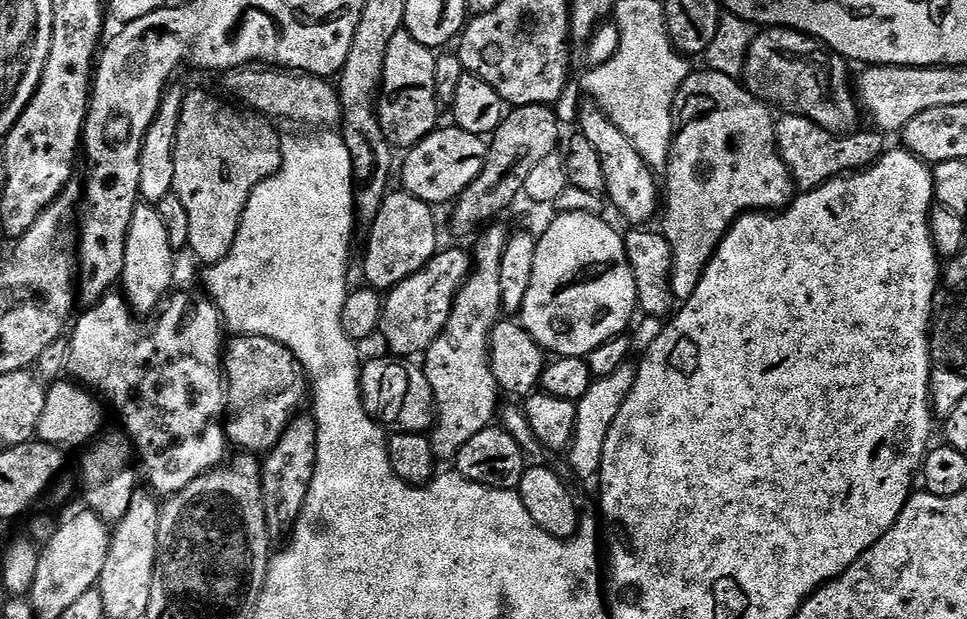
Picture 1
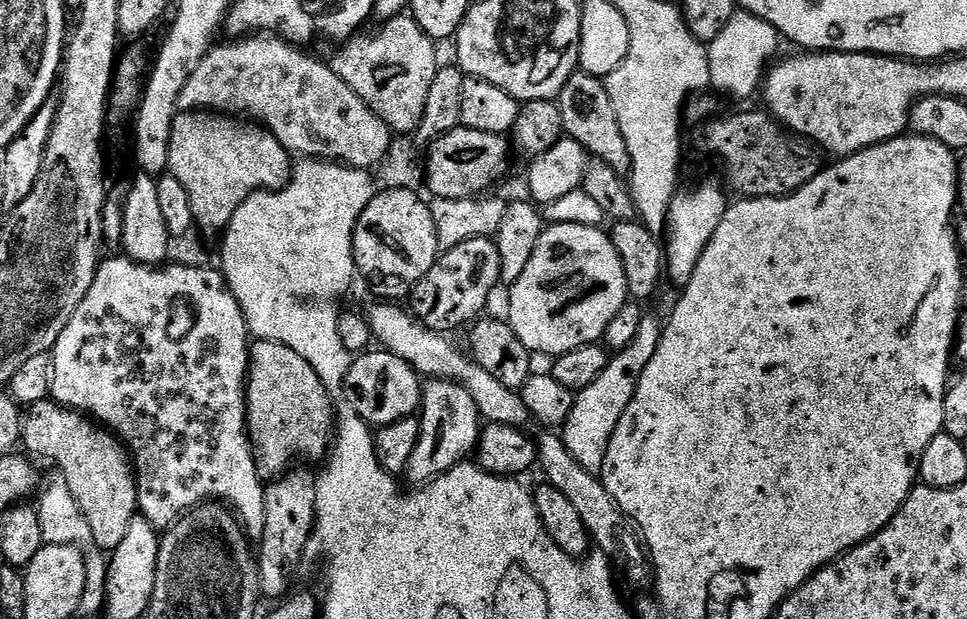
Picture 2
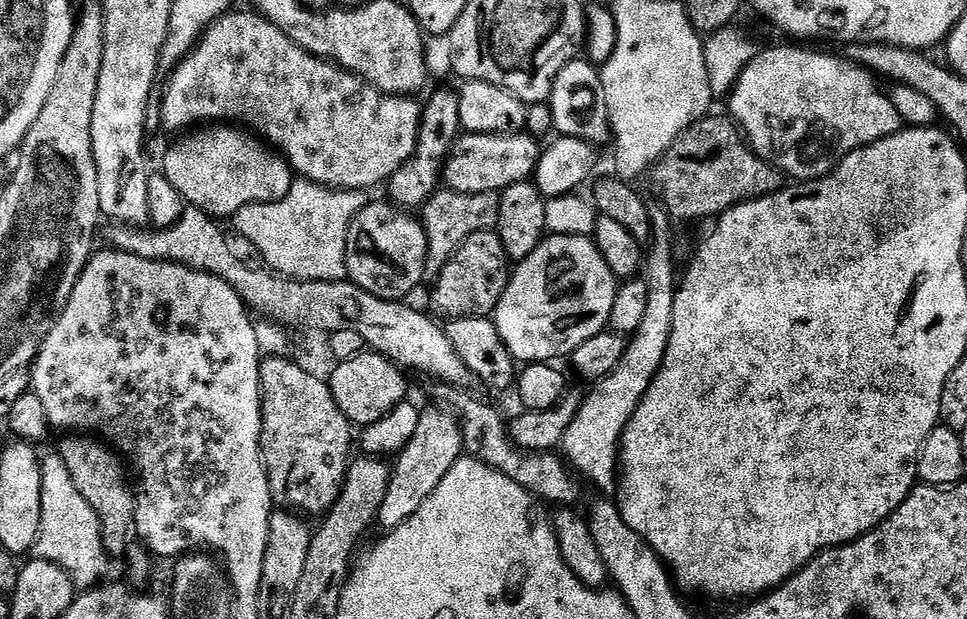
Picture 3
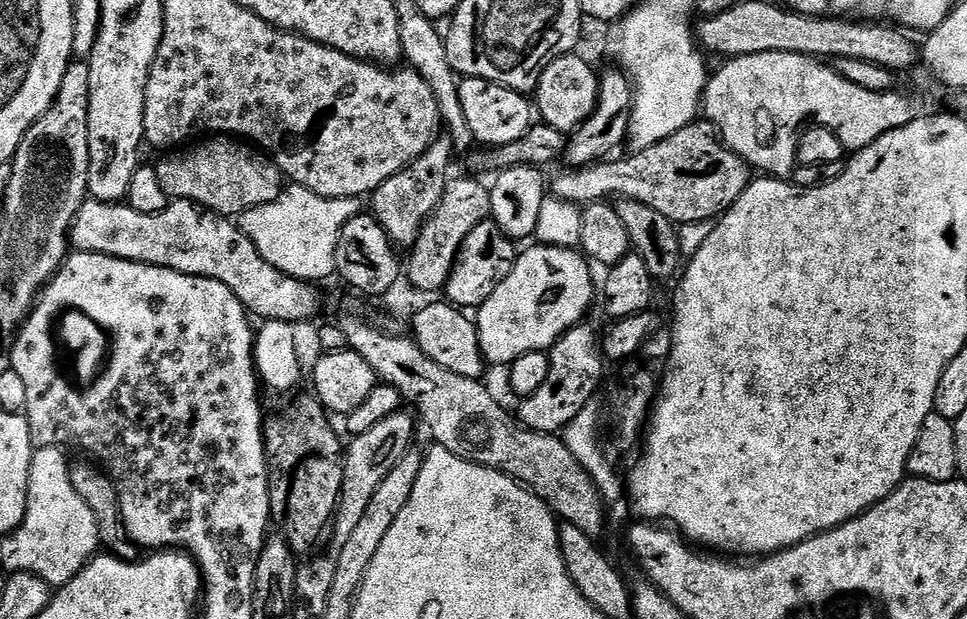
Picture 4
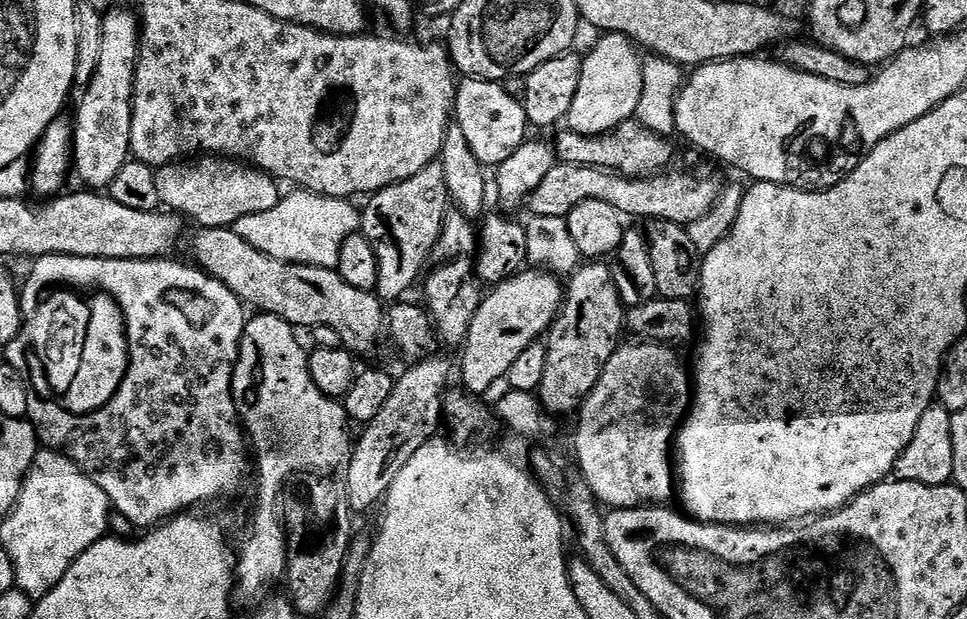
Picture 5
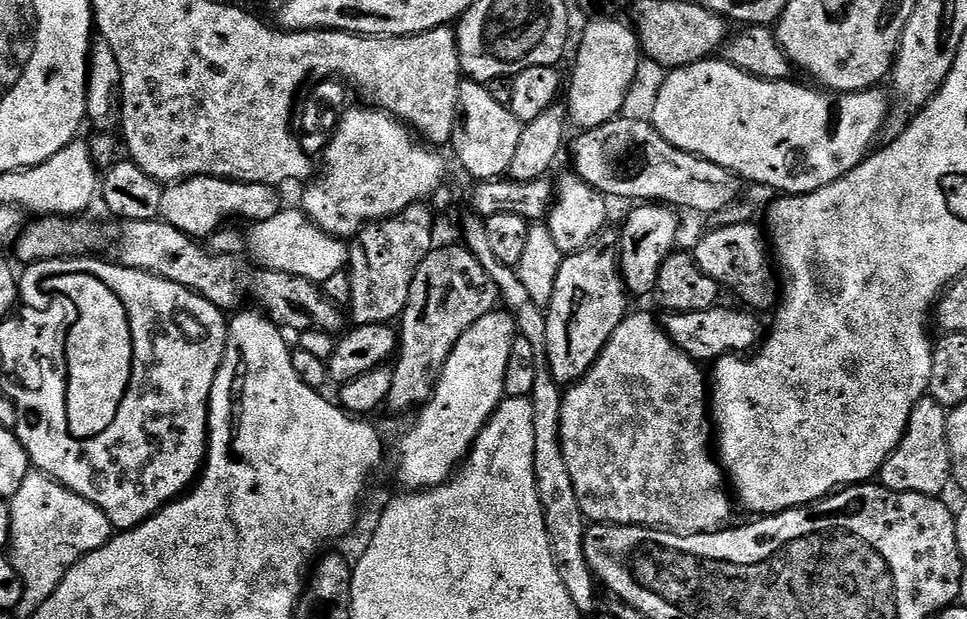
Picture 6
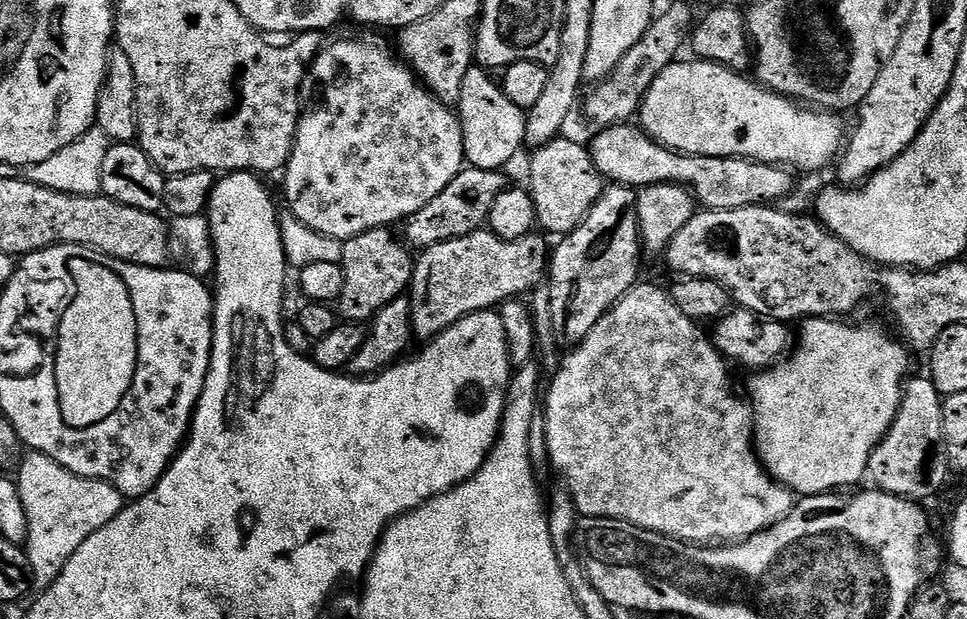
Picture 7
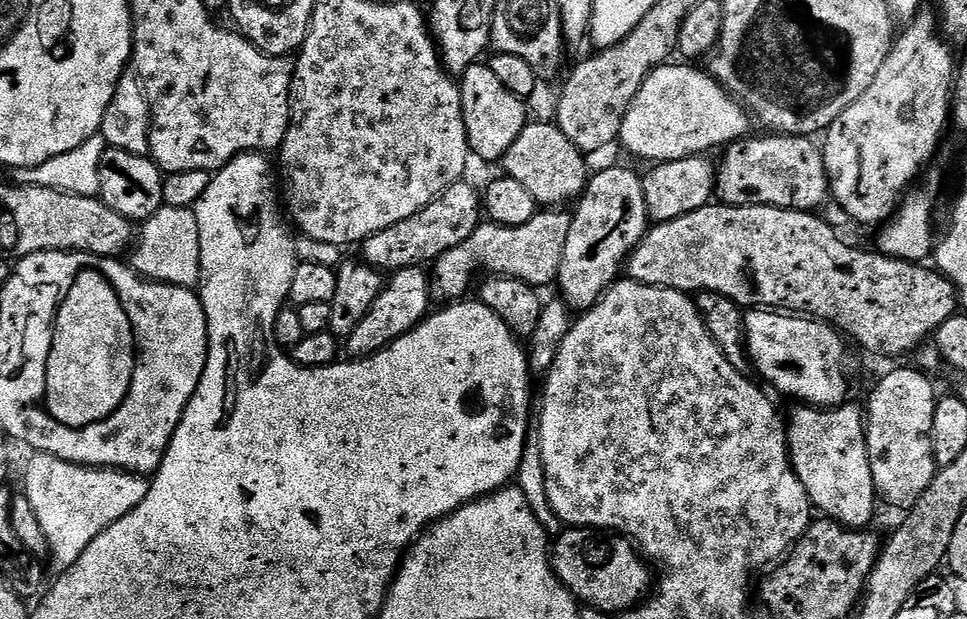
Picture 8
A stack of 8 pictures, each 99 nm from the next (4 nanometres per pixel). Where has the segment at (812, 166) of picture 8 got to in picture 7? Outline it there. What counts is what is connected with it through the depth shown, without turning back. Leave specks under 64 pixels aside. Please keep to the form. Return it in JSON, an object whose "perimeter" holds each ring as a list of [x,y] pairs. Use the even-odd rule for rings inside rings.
{"perimeter":[[[632,122],[601,128],[595,134],[590,143],[592,161],[605,181],[637,190],[655,184],[683,184],[694,193],[699,207],[710,212],[772,206],[794,185],[789,169],[779,164],[743,160],[737,156],[691,156],[673,152]]]}

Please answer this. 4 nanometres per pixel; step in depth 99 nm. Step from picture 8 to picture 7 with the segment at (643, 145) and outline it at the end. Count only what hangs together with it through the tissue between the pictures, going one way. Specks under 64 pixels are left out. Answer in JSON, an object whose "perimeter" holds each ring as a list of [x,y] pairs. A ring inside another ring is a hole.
{"perimeter":[[[699,58],[691,59],[681,59],[666,66],[666,70],[654,78],[650,90],[644,95],[638,124],[659,144],[664,144],[673,152],[685,152],[691,156],[737,156],[743,160],[779,164],[789,170],[797,168],[796,172],[800,174],[829,167],[841,155],[846,143],[846,128],[844,132],[843,122],[836,117],[839,115],[781,96],[755,79],[730,68],[723,68],[721,64],[711,64],[709,60]]]}

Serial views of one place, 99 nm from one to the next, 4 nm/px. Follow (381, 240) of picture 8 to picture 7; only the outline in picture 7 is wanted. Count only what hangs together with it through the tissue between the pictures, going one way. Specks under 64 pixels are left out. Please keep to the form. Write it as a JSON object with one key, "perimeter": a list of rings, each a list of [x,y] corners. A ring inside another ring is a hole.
{"perimeter":[[[465,167],[464,171],[458,173],[454,182],[438,194],[422,210],[418,210],[414,215],[408,217],[403,225],[402,236],[413,249],[423,250],[441,244],[454,238],[462,238],[471,232],[481,231],[488,223],[488,215],[494,206],[494,198],[502,194],[504,189],[509,187],[510,180],[504,177],[503,171],[491,172],[481,168]]]}

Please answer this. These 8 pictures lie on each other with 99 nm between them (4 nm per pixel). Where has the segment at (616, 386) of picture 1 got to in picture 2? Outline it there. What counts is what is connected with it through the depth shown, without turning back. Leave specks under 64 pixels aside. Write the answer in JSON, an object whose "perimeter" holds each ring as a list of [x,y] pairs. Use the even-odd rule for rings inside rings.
{"perimeter":[[[652,314],[645,315],[644,321],[638,326],[638,334],[634,334],[634,339],[630,341],[630,346],[615,353],[609,359],[606,370],[602,370],[602,374],[598,374],[598,378],[594,378],[590,386],[575,393],[576,401],[570,410],[568,421],[562,426],[562,435],[566,450],[590,473],[599,475],[606,450],[610,446],[610,438],[622,414],[626,414],[626,406],[630,406],[638,390],[642,370],[646,370],[646,362],[650,362],[650,358],[654,358],[654,350],[658,350],[661,331],[662,324]]]}

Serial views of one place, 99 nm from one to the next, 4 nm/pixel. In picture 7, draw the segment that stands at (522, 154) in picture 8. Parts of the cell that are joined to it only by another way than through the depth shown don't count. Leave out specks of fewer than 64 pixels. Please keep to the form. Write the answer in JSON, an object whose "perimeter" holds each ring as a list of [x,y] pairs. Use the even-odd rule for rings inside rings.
{"perimeter":[[[557,138],[531,153],[532,165],[528,168],[527,187],[536,207],[536,219],[545,233],[553,232],[563,238],[582,223],[604,192],[606,181],[594,166],[591,151],[576,140]]]}

